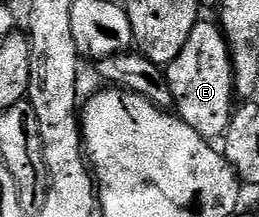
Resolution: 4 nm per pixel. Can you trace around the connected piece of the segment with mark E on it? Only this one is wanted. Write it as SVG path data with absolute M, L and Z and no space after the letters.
M199 20L192 28L192 36L184 43L180 56L165 67L165 75L174 97L173 109L200 136L207 140L221 139L230 127L230 115L236 109L234 92L234 66L230 63L230 48L221 25L214 26L206 20Z

